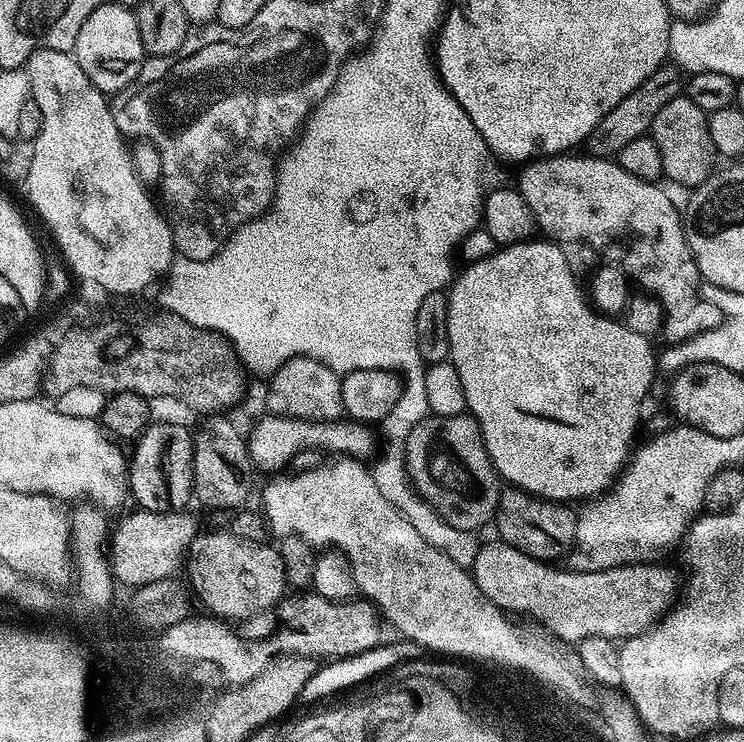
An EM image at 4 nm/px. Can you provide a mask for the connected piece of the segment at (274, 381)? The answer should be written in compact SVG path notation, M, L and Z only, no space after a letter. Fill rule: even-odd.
M305 356L290 358L278 371L267 377L266 384L268 384L268 389L264 392L264 404L271 415L289 416L295 420L338 420L344 416L341 373L330 370L330 366L314 358Z

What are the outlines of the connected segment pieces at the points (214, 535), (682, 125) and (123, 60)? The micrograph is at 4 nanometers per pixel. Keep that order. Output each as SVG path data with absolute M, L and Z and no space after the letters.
M208 530L208 533L197 535L190 549L190 564L192 560L192 582L200 594L201 600L213 612L213 617L223 618L228 622L248 622L259 612L267 608L275 609L286 595L289 587L287 569L275 547L268 548L267 543L254 544L238 538L230 530Z
M687 94L674 97L670 102L666 102L666 106L662 106L662 110L658 110L658 118L654 118L650 135L654 142L658 142L664 176L667 179L681 184L685 190L691 190L712 175L712 163L717 163L718 157L714 142L710 142L708 113L698 110L698 106L690 102Z
M101 2L82 22L82 30L78 30L74 55L78 66L90 78L90 82L105 94L115 94L122 91L129 82L138 74L140 65L146 59L146 53L142 46L142 38L138 34L138 22L135 11L131 8L123 8L120 3Z

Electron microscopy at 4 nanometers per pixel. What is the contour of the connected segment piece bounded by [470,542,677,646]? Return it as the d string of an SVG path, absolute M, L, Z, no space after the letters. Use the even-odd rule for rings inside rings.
M503 542L488 544L476 553L476 560L471 566L472 577L477 586L505 613L526 612L544 620L560 638L569 640L572 646L579 645L582 638L608 637L623 642L630 636L640 636L656 627L668 615L677 603L676 572L667 568L664 562L645 562L643 564L623 564L610 570L593 572L573 572L567 567L557 566L552 562L536 560L530 554L522 554L514 546Z

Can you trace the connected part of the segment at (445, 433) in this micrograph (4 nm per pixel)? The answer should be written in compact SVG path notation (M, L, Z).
M429 414L425 420L418 422L404 443L404 465L408 467L408 479L411 480L416 493L441 516L450 526L460 532L479 533L483 524L493 523L496 507L500 501L502 481L496 474L490 454L484 445L482 430L471 414L454 417L440 417Z

